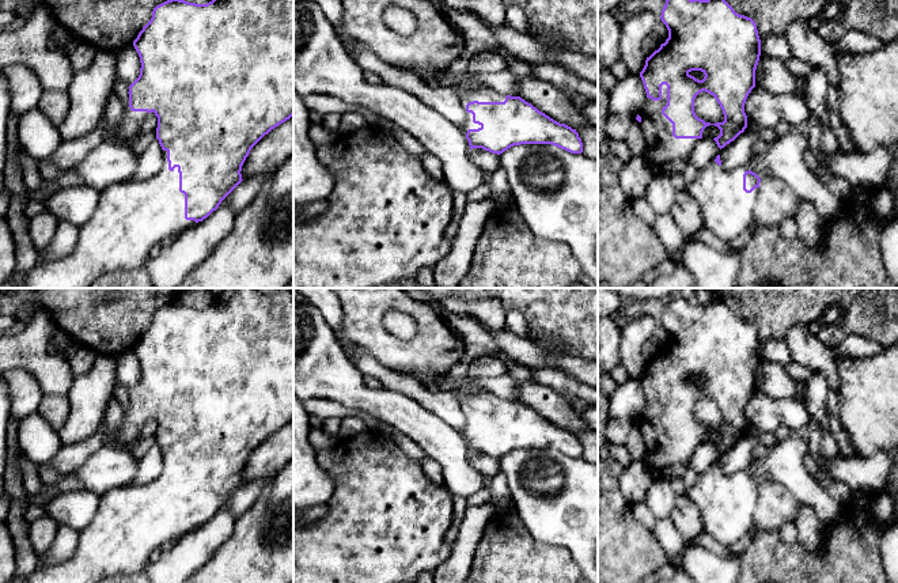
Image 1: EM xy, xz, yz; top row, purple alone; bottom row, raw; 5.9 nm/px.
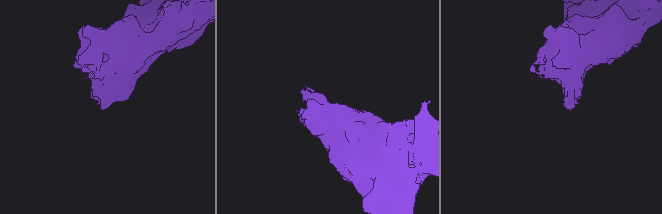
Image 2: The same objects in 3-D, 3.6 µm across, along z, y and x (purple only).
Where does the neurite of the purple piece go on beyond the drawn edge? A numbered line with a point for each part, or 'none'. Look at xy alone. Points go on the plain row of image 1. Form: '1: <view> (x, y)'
1: xy (131, 522)

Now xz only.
1: xz (484, 398)

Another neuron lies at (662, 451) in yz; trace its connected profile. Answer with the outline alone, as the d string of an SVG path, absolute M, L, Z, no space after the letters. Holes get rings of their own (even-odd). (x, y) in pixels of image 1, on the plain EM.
M662 390L662 404L647 402L639 420L645 443L644 461L651 466L653 478L660 477L660 472L678 463L690 461L692 454L700 443L675 443L672 428L662 419L667 409L667 390Z

